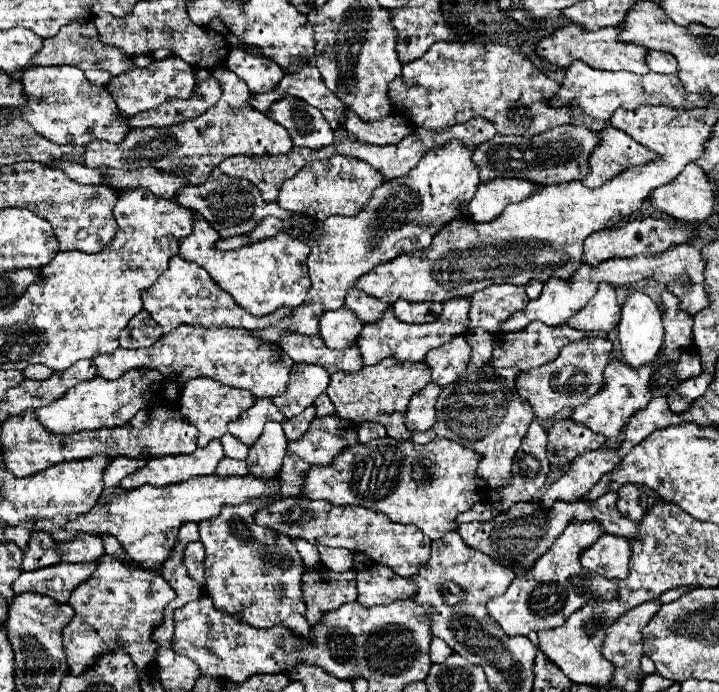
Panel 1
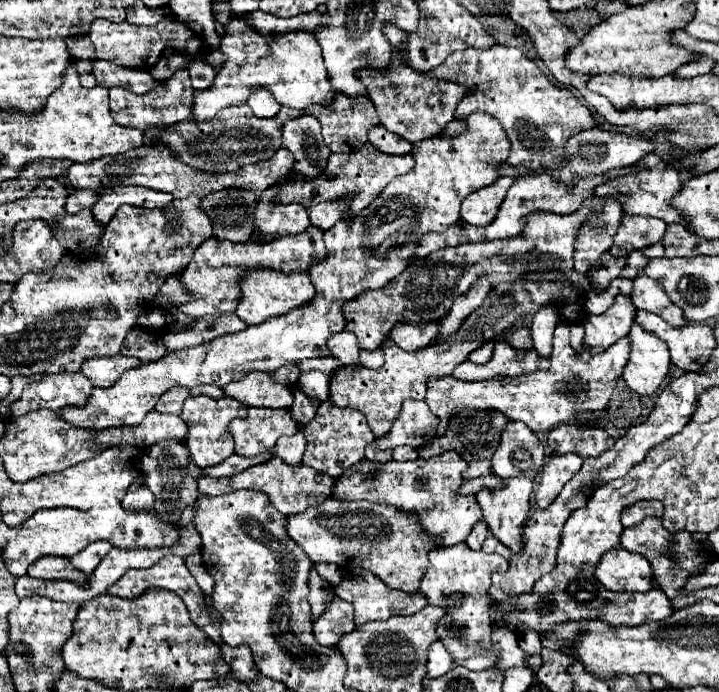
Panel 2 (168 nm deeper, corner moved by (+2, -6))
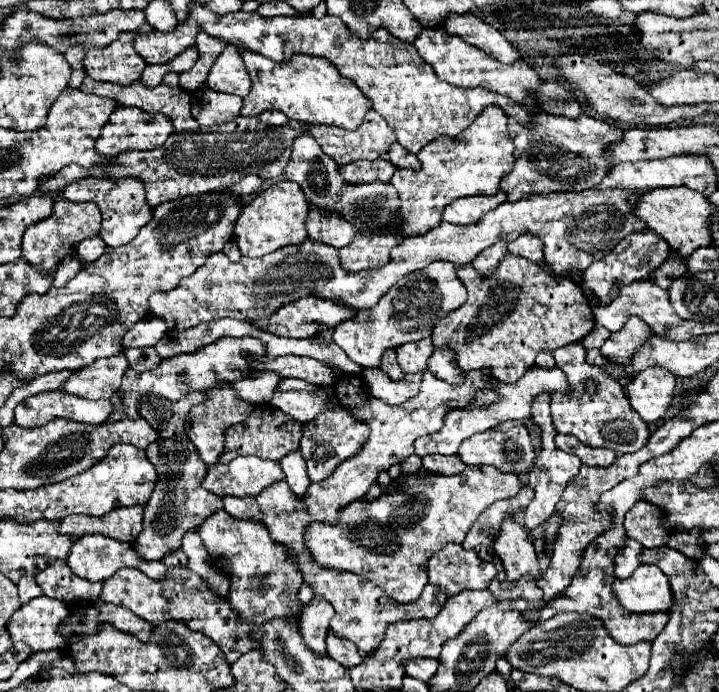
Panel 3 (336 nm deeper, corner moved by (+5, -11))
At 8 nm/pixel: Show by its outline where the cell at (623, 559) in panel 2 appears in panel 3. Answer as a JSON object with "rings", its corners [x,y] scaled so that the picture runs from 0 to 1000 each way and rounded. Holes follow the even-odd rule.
{"rings":[[[890,816],[873,837],[854,837],[854,857],[882,886],[932,886],[937,877],[932,840],[912,816]]]}

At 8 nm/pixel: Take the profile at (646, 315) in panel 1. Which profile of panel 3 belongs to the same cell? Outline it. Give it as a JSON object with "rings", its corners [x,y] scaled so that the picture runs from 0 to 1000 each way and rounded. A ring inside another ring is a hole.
{"rings":[[[901,530],[890,536],[873,556],[873,577],[879,591],[898,608],[912,611],[926,603],[935,585],[940,545],[921,530]]]}

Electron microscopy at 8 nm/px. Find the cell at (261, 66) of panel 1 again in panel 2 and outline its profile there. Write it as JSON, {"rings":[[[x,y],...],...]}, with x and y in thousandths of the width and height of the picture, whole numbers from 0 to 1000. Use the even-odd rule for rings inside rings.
{"rings":[[[357,124],[355,130],[349,130],[349,142],[344,145],[344,150],[349,153],[352,165],[360,171],[377,171],[388,162],[388,147],[382,147],[382,142],[377,142],[374,130],[366,130],[366,124]]]}

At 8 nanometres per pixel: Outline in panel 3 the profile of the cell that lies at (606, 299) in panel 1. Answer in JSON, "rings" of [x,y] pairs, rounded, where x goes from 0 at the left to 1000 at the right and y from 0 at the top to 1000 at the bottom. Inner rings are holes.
{"rings":[[[876,458],[868,475],[848,484],[848,490],[834,501],[837,513],[843,513],[848,522],[860,527],[873,527],[879,522],[879,513],[896,501],[896,496],[907,487],[907,475],[887,458]]]}

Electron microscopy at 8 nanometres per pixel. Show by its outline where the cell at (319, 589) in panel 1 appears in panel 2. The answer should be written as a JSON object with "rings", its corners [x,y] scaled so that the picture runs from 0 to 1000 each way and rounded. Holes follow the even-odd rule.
{"rings":[[[463,861],[460,870],[455,870],[455,884],[435,899],[435,916],[449,934],[466,934],[471,919],[488,910],[494,910],[491,876],[488,870],[477,870],[471,861]]]}

